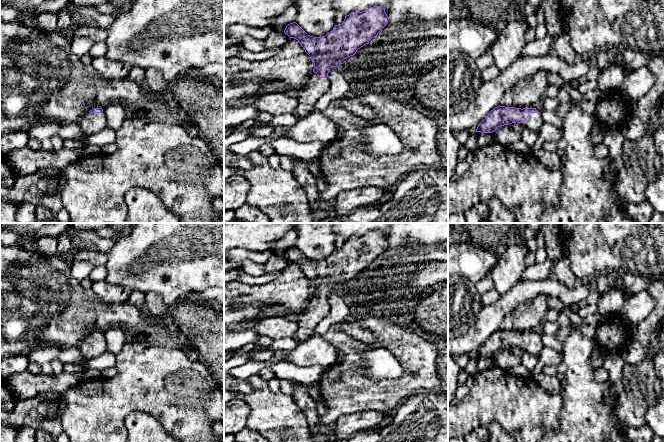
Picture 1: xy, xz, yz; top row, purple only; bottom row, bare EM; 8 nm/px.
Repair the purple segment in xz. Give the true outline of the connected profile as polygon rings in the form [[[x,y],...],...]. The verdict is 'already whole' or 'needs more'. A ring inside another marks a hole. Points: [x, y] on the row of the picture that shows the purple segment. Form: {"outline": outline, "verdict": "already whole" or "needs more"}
{"outline": [[[373,6],[362,12],[352,12],[345,16],[342,24],[322,37],[308,35],[296,22],[286,26],[284,33],[299,41],[314,63],[308,83],[294,95],[298,106],[292,114],[299,119],[311,113],[318,99],[329,89],[327,79],[332,67],[355,55],[358,49],[376,37],[388,24],[385,9]]], "verdict": "needs more"}

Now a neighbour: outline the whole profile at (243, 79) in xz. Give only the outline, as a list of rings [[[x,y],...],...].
[[[290,38],[282,49],[266,60],[248,61],[239,57],[228,59],[224,62],[224,108],[235,108],[249,104],[250,100],[260,94],[260,89],[267,82],[279,82],[288,85],[291,93],[295,94],[301,90],[309,81],[314,69],[314,63],[305,52],[298,40]]]

